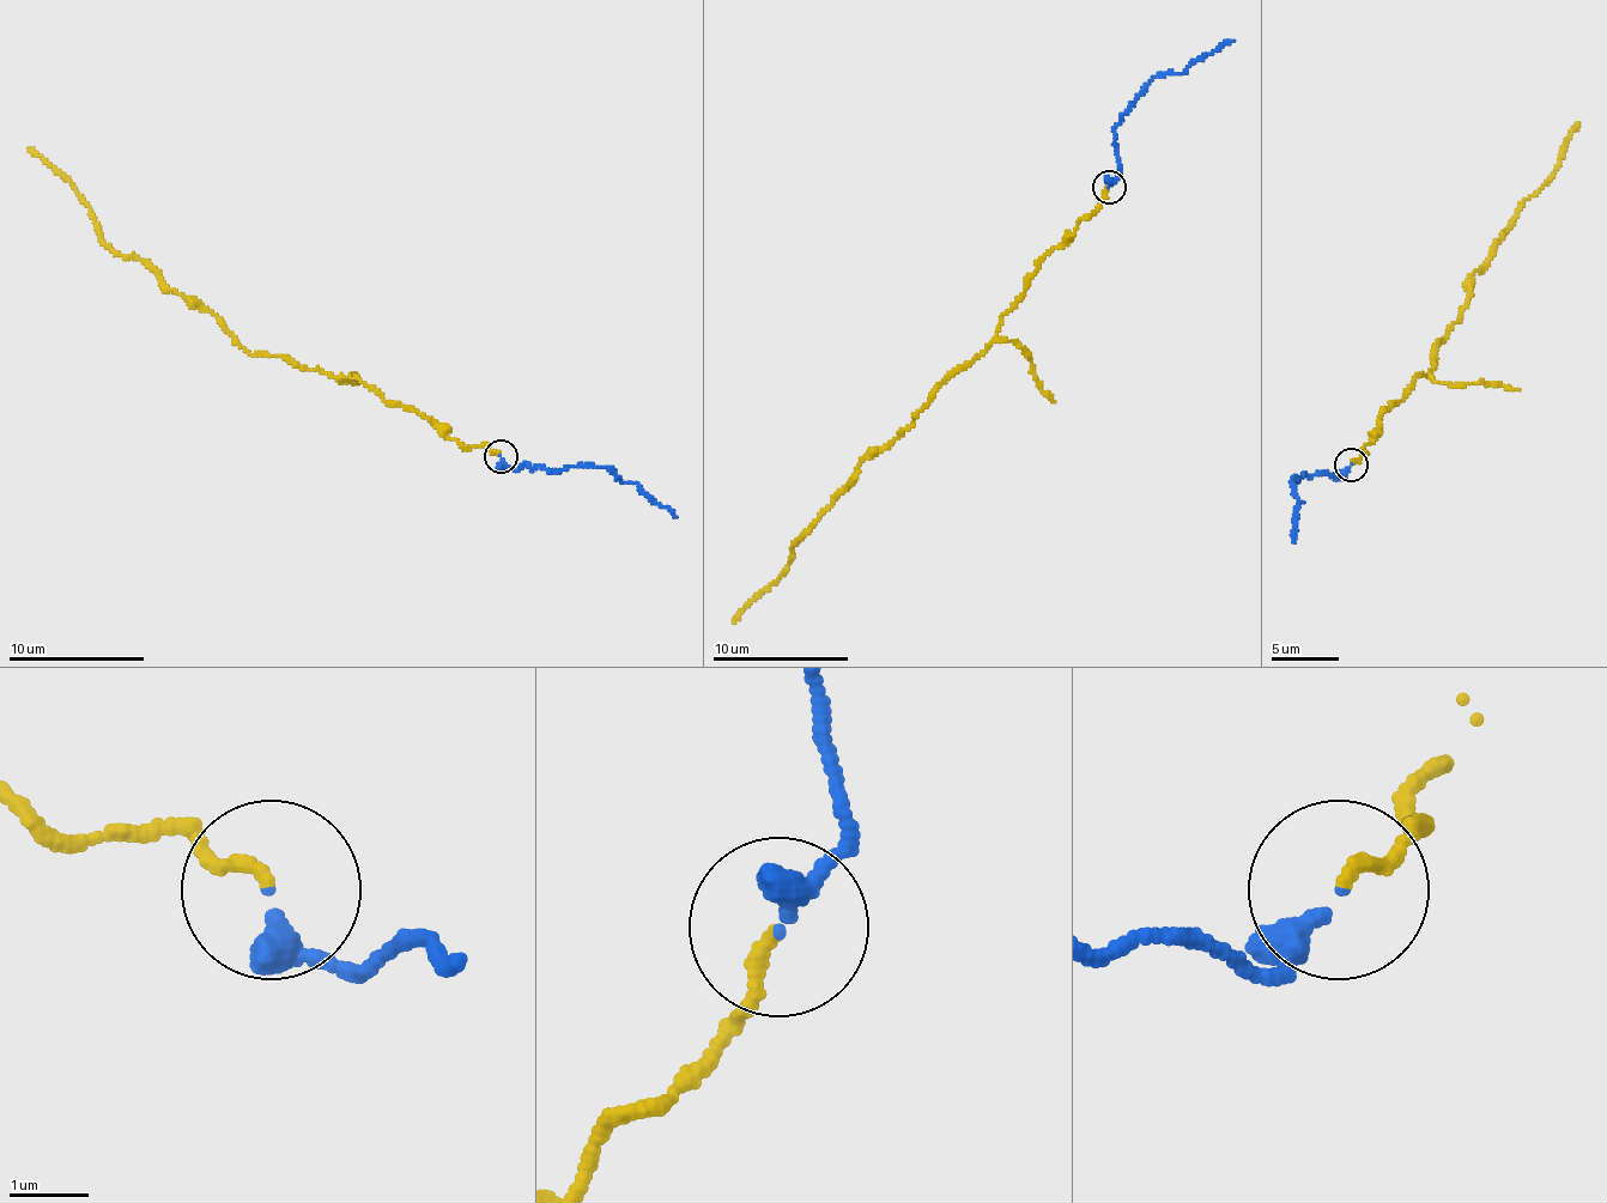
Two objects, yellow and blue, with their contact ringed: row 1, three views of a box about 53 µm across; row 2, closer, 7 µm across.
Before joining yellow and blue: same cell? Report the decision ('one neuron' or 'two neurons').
one neuron

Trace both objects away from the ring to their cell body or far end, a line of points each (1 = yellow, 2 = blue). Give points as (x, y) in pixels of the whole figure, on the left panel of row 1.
1: (499, 455), (449, 438), (355, 378), (247, 351), (223, 322), (110, 248), (82, 195), (29, 147)
2: (499, 455), (514, 469), (605, 467), (624, 482), (634, 482), (677, 517)

